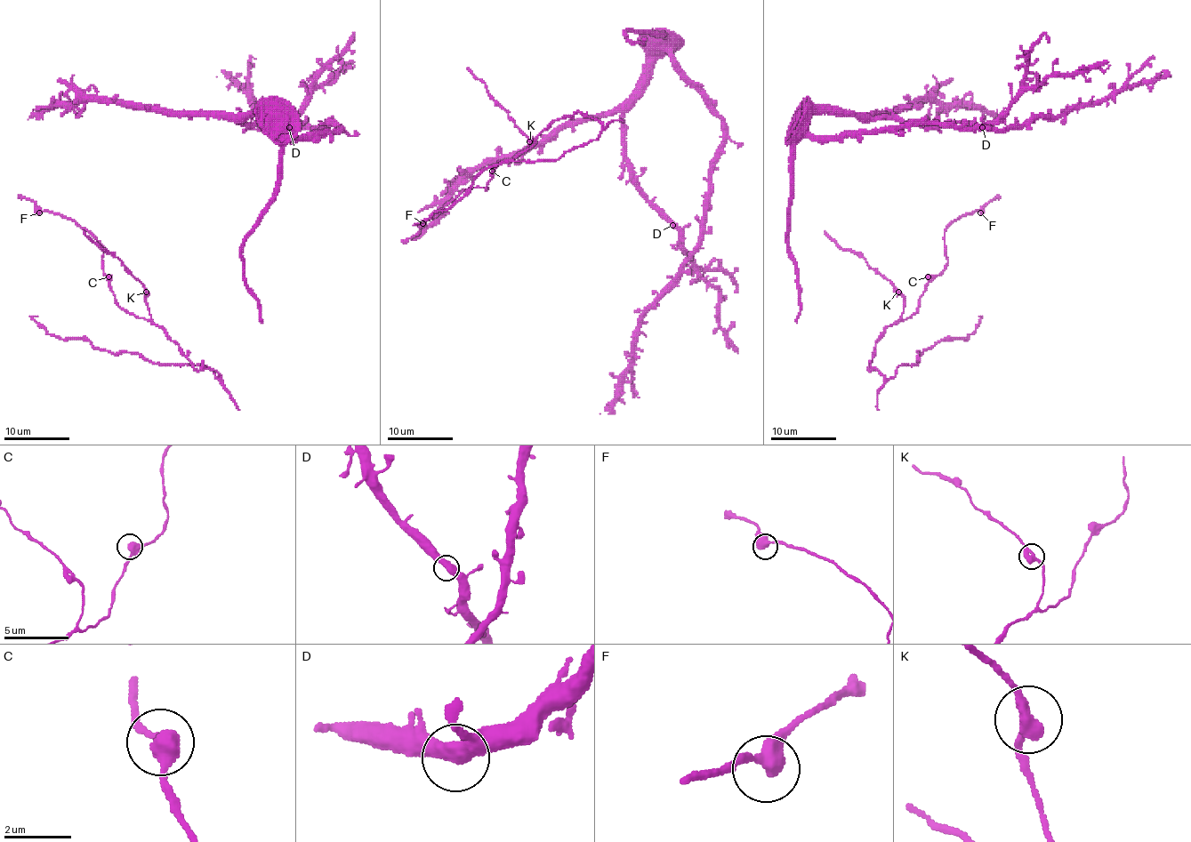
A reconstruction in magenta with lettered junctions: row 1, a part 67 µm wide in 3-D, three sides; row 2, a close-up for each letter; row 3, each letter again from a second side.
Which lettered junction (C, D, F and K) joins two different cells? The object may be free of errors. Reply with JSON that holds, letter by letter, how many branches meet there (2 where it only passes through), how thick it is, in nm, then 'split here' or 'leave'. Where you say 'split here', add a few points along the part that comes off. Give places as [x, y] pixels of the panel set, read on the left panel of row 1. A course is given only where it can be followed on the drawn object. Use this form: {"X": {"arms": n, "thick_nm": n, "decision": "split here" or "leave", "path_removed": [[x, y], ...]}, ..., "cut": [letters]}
{"C": {"arms": 2, "thick_nm": 460, "decision": "leave"}, "D": {"arms": 2, "thick_nm": 460, "decision": "leave"}, "F": {"arms": 2, "thick_nm": 480, "decision": "leave"}, "K": {"arms": 2, "thick_nm": 400, "decision": "leave"}, "cut": []}

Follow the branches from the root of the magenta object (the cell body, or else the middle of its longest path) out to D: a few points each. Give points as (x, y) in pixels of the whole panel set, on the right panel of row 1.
D: (953, 106), (918, 101), (869, 116), (900, 117), (925, 124), (977, 123), (982, 127)

